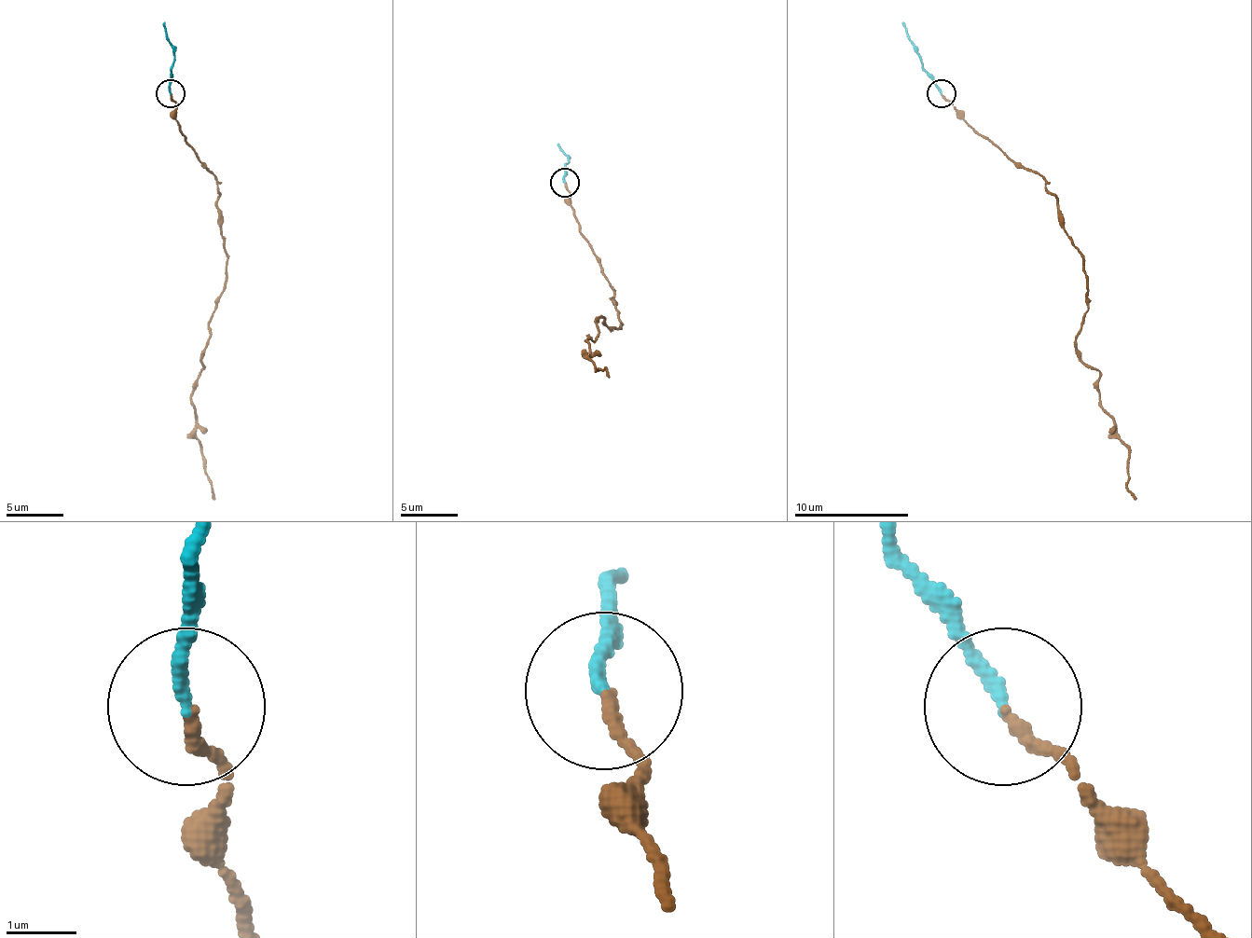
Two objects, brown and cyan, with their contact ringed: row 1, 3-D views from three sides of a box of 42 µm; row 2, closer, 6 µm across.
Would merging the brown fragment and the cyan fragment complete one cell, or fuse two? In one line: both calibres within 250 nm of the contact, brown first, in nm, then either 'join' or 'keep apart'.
calibres 160 and 170 nm; join

